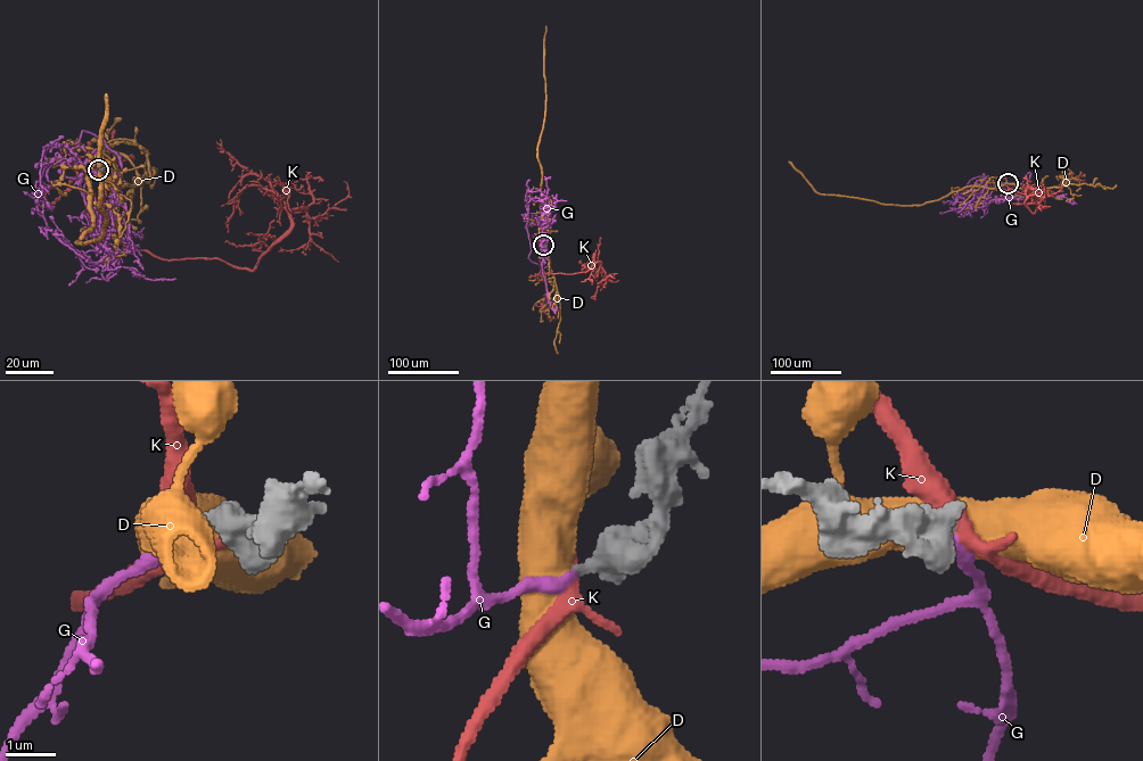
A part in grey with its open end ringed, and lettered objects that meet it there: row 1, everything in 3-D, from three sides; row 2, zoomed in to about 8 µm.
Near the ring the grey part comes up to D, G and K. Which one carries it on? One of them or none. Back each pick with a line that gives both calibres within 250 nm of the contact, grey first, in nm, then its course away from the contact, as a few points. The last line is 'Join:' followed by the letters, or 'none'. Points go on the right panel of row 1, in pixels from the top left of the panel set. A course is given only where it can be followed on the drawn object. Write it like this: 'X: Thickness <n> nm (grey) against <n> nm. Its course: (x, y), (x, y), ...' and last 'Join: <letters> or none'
G: Thickness 340 nm (grey) against 200 nm. Its course: (1008, 183), (1005, 199), (988, 198), (985, 179), (991, 187), (983, 192), (964, 196), (961, 191)
Join: G

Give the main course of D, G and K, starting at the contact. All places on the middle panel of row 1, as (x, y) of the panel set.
D: (543, 245), (547, 217), (541, 207), (542, 172), (537, 159), (545, 112), (545, 26)
G: (543, 245), (541, 246), (544, 238), (540, 221), (533, 220), (526, 228), (527, 198)
K: (543, 245), (541, 263), (545, 273), (586, 272), (600, 262), (606, 275), (591, 297), (595, 299)

